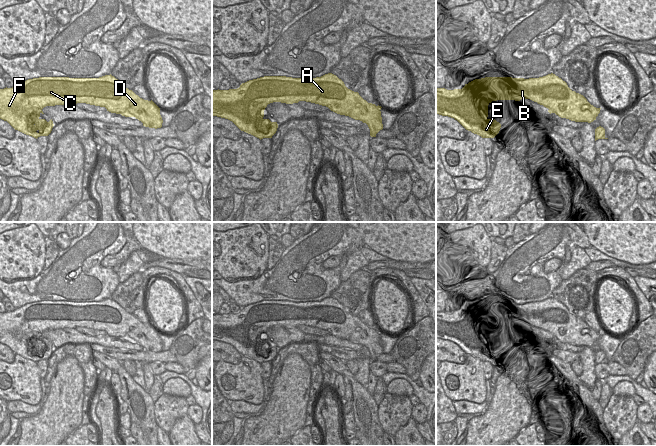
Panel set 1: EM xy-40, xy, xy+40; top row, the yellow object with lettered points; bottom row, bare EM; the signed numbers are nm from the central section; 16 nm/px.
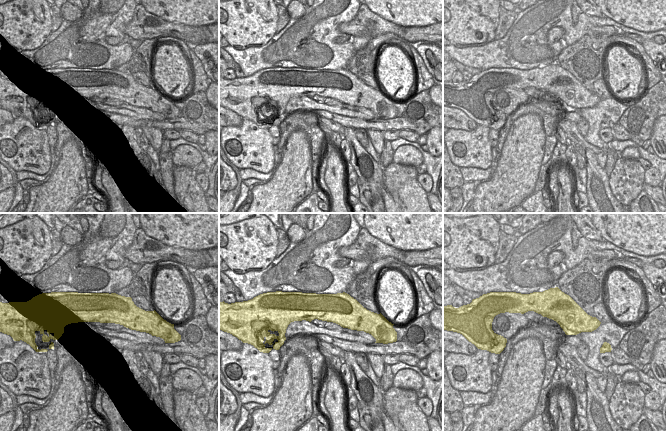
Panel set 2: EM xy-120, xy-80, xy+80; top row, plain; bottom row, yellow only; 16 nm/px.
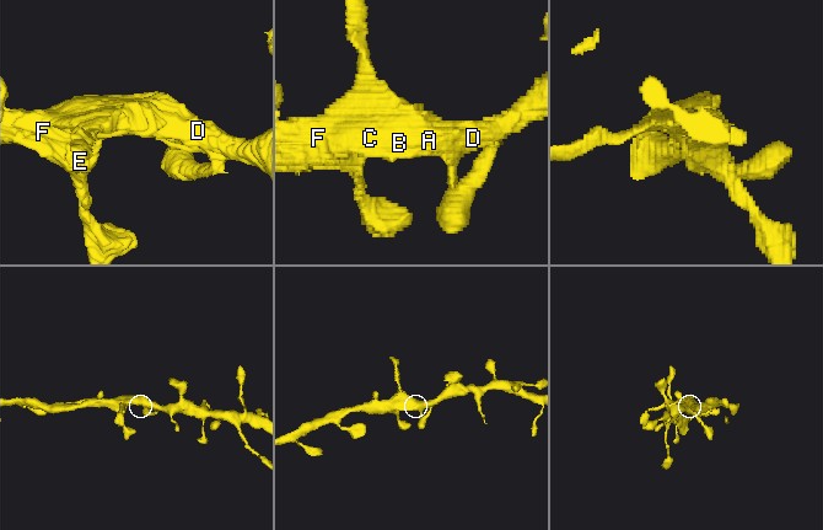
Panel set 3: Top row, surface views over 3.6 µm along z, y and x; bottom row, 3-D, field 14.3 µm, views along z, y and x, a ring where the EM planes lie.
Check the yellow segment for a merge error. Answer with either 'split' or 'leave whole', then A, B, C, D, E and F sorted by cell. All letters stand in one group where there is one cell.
leave whole; A B C D E F

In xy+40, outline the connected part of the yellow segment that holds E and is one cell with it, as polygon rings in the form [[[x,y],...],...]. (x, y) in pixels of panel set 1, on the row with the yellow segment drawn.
[[[551,73],[539,78],[485,77],[475,79],[462,89],[447,90],[436,88],[436,114],[448,116],[457,120],[466,130],[482,138],[494,138],[500,131],[501,124],[493,117],[488,119],[488,105],[497,100],[530,99],[548,108],[561,118],[575,122],[591,123],[596,120],[601,108],[591,105],[587,99],[572,91],[567,83]]]

